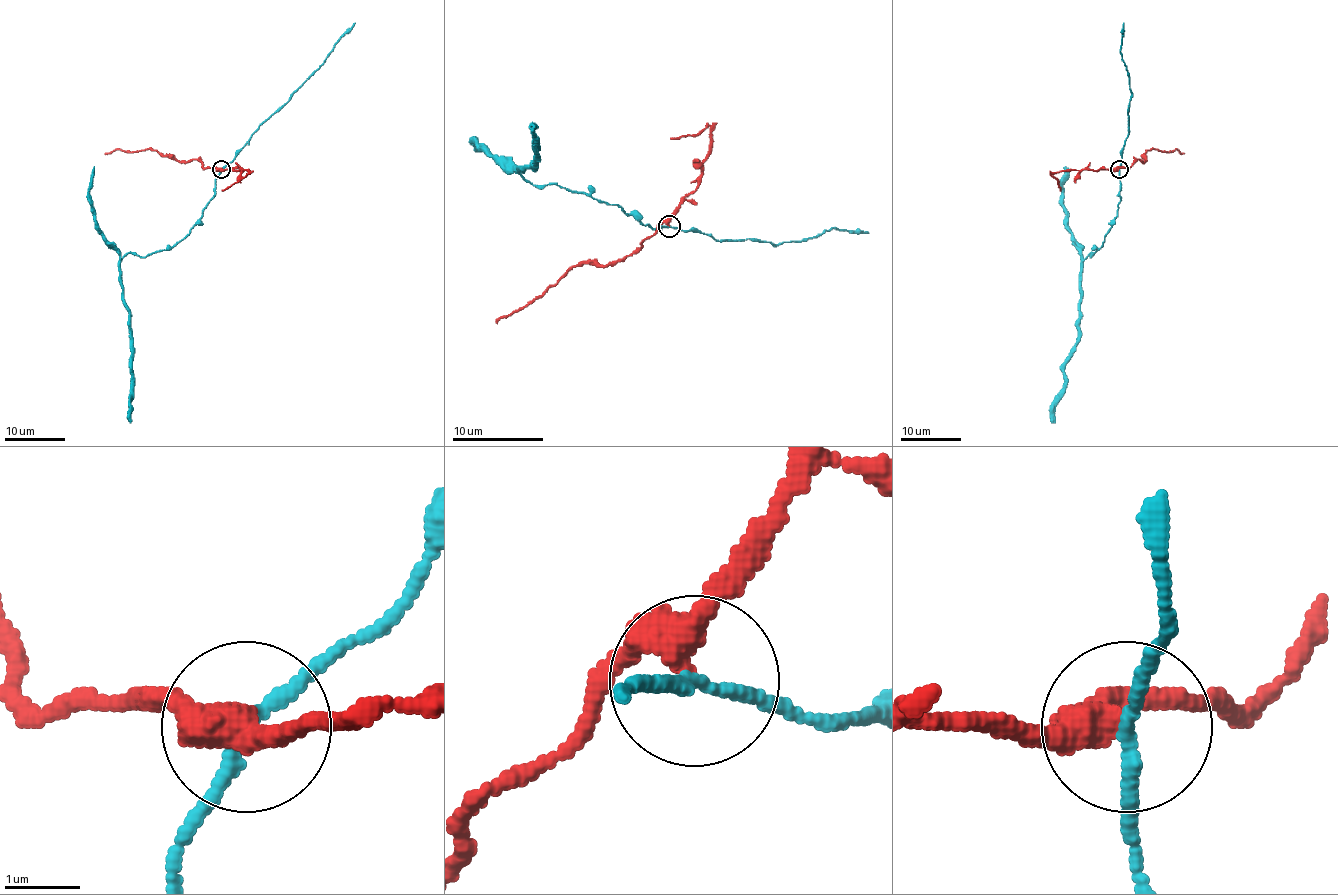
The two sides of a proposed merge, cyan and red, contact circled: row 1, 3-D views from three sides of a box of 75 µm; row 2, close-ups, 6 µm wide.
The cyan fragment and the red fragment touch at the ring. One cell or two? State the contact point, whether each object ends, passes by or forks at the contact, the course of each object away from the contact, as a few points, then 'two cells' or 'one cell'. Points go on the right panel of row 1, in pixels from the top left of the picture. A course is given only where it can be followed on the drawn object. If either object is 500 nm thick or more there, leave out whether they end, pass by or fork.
at (1119, 169); cyan passes by; red passes by; cyan runs (1118, 170), (1117, 217), (1097, 250), (1083, 261), (1077, 345), (1065, 364), (1064, 393), (1053, 404), (1051, 422); red runs (1118, 170), (1128, 168), (1138, 159), (1144, 161), (1147, 150), (1178, 150), (1184, 153); two cells

